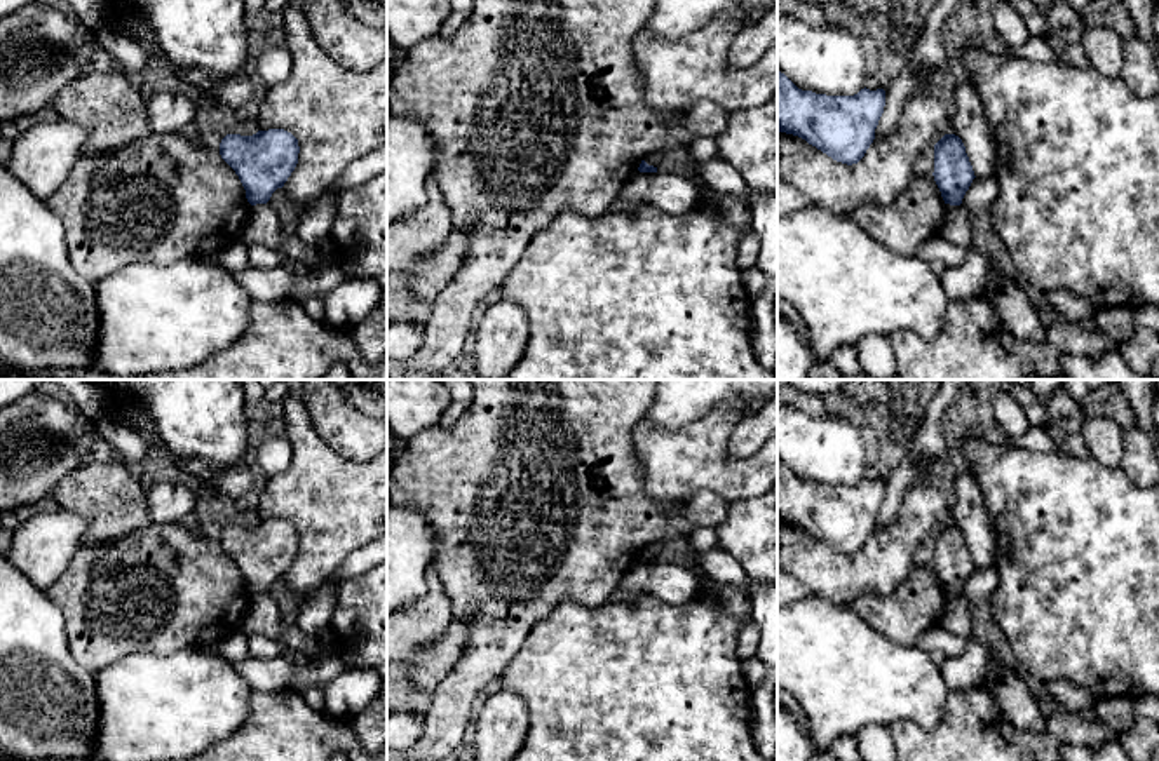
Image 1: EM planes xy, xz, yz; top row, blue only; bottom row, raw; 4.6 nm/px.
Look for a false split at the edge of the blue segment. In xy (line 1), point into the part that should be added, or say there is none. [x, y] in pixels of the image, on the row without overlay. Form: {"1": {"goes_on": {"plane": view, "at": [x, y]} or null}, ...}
{"1": {"goes_on": null}}

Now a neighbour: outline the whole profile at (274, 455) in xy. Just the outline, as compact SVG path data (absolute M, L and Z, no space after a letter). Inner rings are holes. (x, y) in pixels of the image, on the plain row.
M265 435L258 448L258 465L268 475L284 472L293 460L291 442L282 435Z

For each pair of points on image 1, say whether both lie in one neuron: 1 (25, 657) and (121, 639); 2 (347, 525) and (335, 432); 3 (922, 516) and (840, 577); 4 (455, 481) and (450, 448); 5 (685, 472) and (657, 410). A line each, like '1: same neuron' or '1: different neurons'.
1: different neurons
2: different neurons
3: same neuron
4: same neuron
5: different neurons

